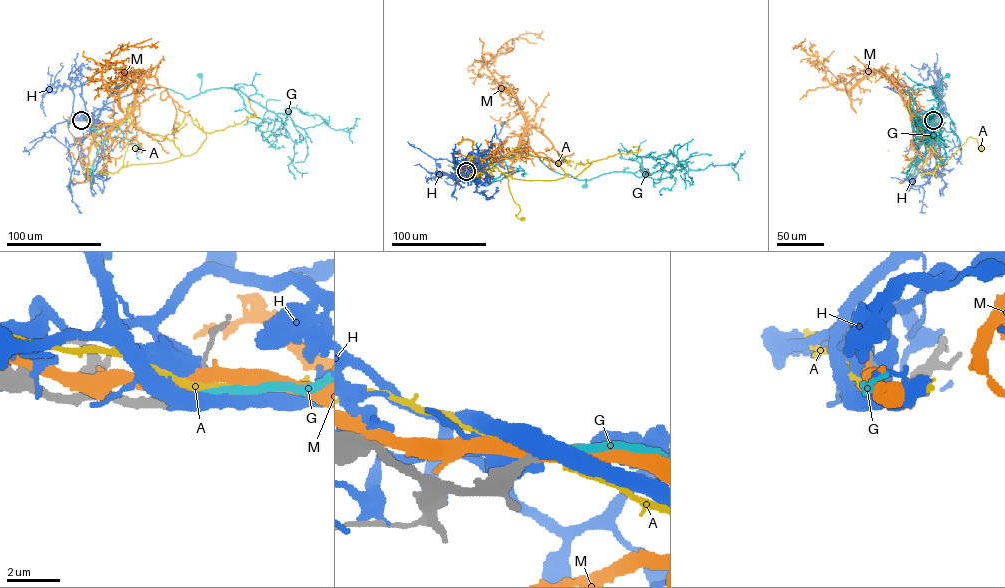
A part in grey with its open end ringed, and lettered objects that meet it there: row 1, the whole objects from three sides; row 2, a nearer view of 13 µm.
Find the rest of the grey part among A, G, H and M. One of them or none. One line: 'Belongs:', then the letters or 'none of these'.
Belongs: G

